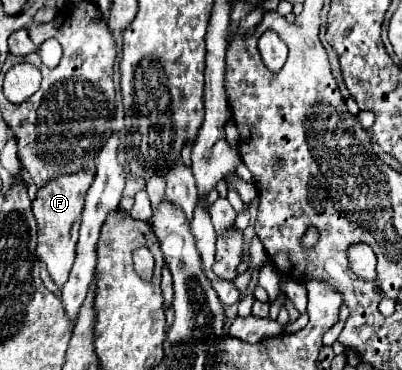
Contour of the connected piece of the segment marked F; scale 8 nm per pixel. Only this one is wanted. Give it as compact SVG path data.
M81 169L79 173L73 173L73 175L55 177L39 189L33 201L33 213L39 225L37 253L39 253L39 259L47 265L49 277L57 283L57 287L63 287L67 283L71 265L75 261L77 241L79 241L79 217L85 205L87 189L91 187L93 179L95 179L95 169Z

